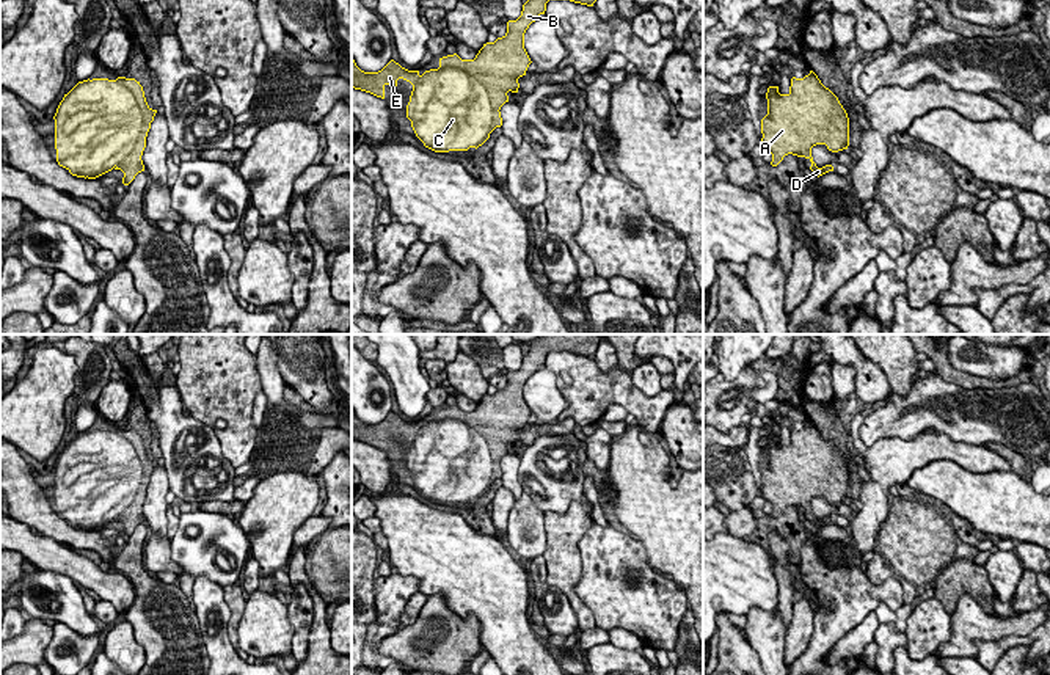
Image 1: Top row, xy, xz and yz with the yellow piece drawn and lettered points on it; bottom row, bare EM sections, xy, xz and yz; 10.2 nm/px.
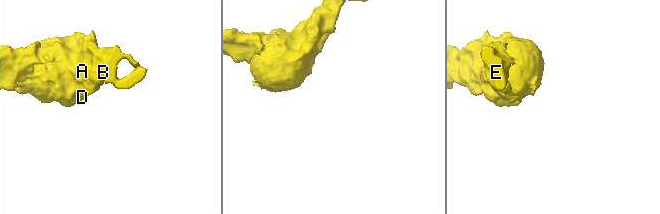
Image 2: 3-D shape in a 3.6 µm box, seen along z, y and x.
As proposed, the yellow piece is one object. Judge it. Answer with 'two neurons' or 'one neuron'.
one neuron

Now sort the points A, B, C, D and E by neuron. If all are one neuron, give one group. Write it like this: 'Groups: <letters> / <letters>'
Groups: A B C D E

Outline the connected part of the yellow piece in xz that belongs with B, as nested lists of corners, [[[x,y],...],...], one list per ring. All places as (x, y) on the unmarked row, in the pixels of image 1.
[[[540,334],[530,342],[529,352],[523,356],[521,367],[507,374],[507,385],[494,394],[487,394],[474,411],[461,411],[457,405],[439,410],[439,419],[425,422],[408,422],[391,411],[378,424],[361,422],[352,410],[352,440],[370,444],[385,451],[385,438],[397,438],[403,430],[413,436],[407,469],[416,488],[425,499],[435,504],[468,502],[482,498],[490,485],[502,477],[501,458],[509,454],[507,444],[518,444],[518,430],[526,427],[532,414],[524,400],[524,385],[532,374],[545,366],[549,352],[570,352],[593,358],[601,334]]]

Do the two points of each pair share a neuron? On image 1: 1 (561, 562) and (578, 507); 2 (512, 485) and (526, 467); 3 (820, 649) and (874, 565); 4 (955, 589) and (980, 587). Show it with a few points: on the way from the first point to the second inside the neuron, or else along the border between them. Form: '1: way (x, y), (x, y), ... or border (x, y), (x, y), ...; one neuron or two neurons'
1: way (562, 548), (562, 536), (575, 521); one neuron
2: border (518, 459), (518, 482), (524, 492); two neurons
3: border (865, 573), (873, 583), (881, 584); two neurons
4: way (961, 587), (973, 587); one neuron

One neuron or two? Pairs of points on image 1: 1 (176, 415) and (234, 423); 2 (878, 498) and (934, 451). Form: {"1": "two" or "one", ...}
{"1": "two", "2": "one"}

